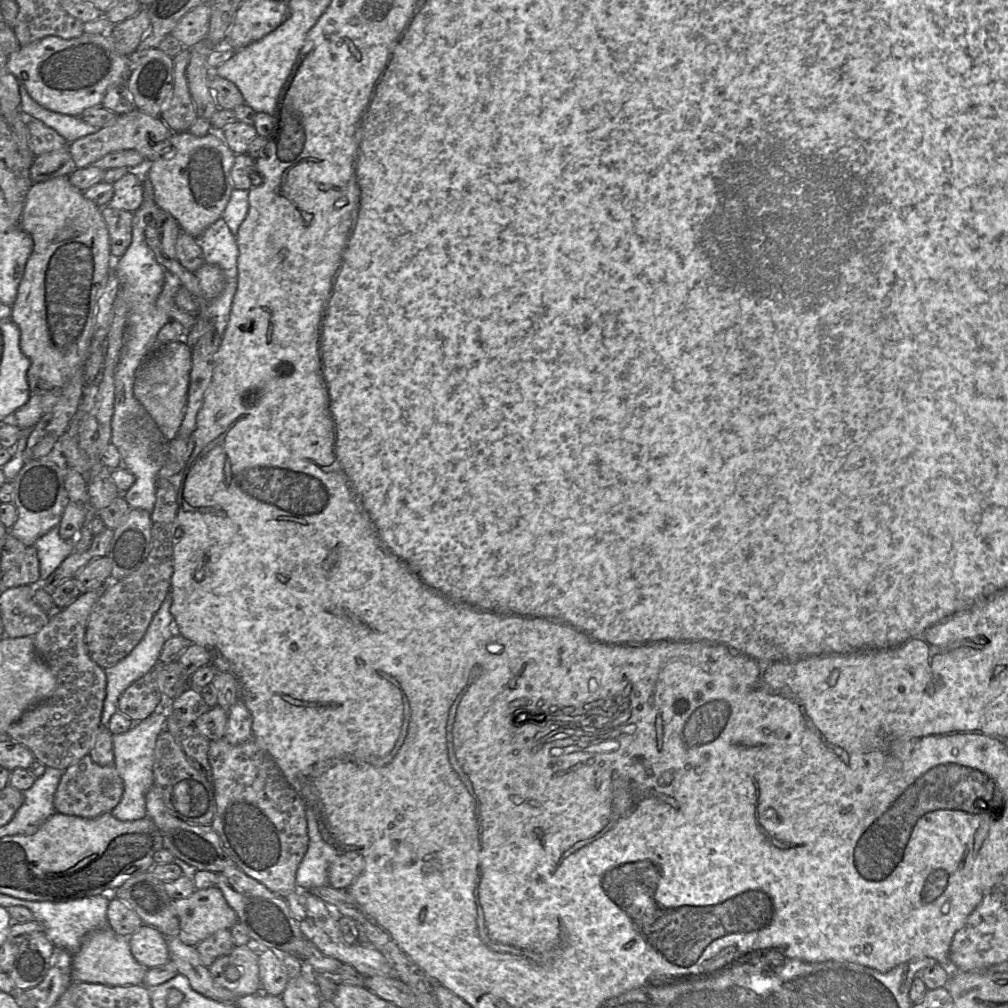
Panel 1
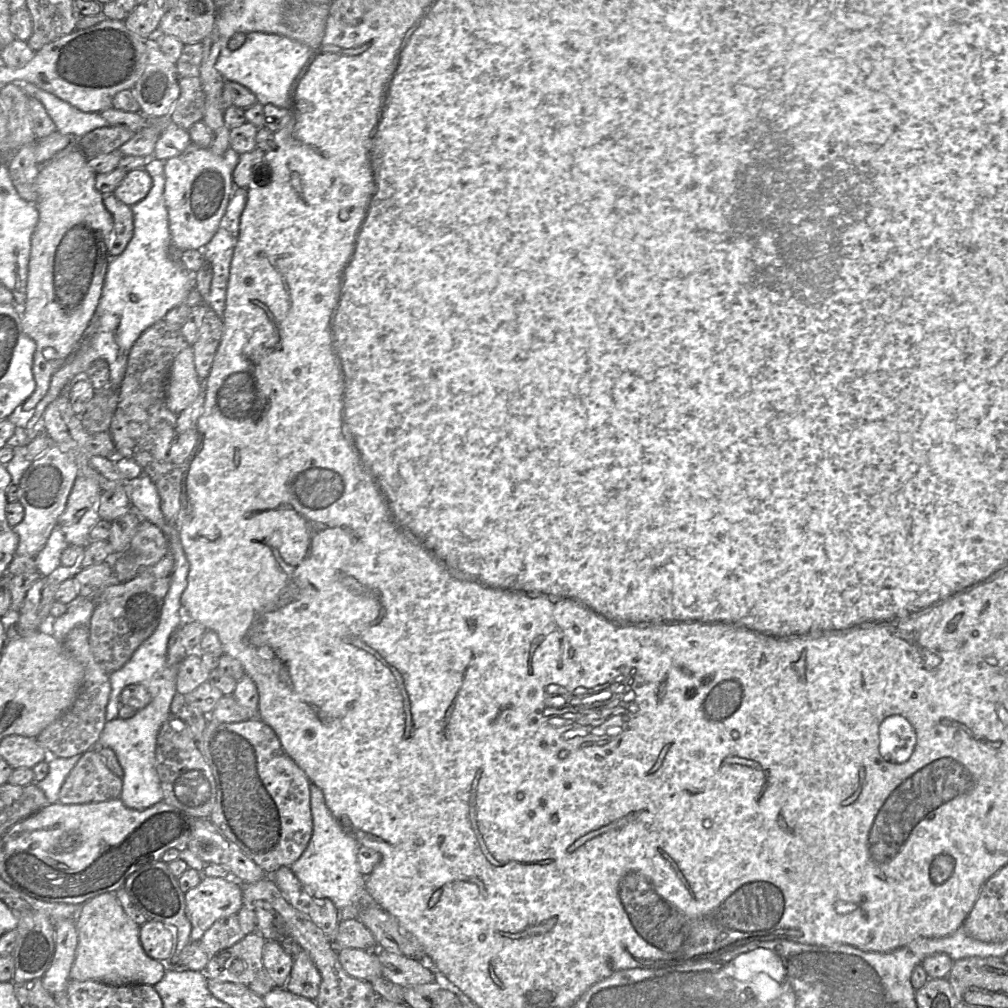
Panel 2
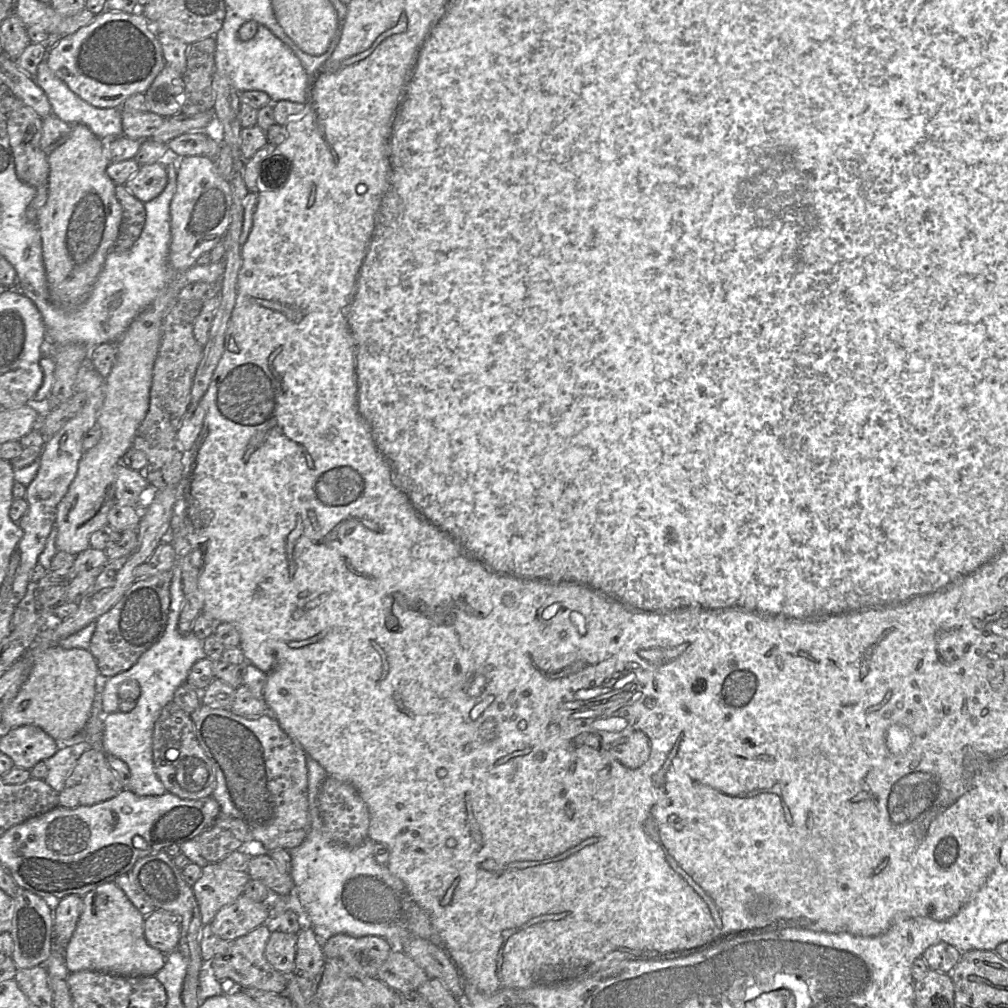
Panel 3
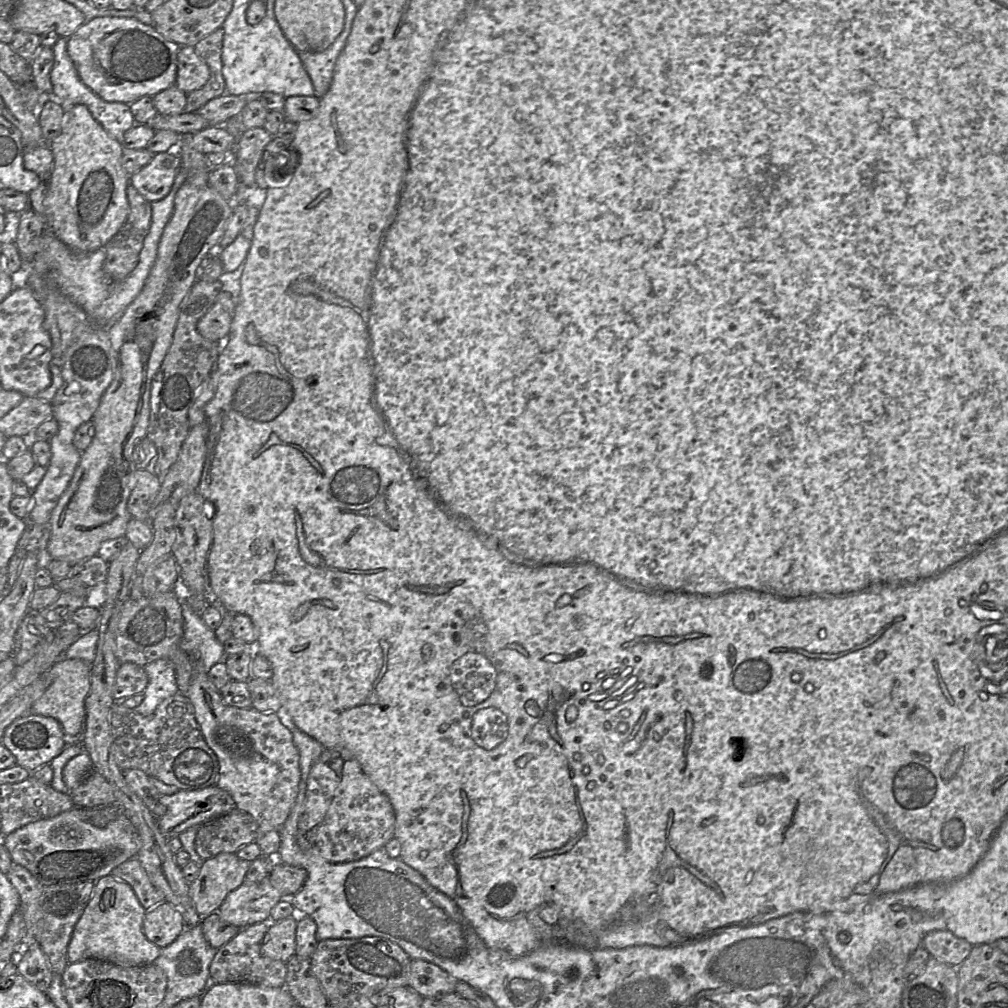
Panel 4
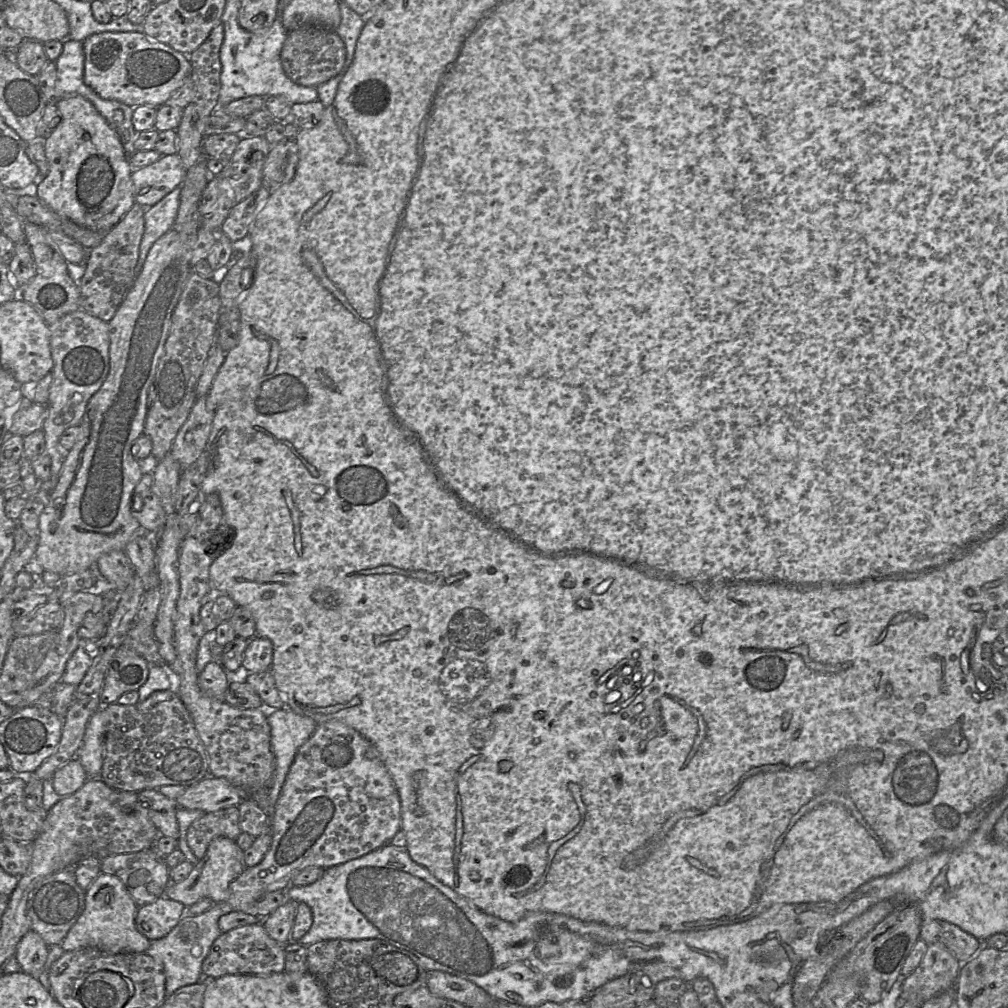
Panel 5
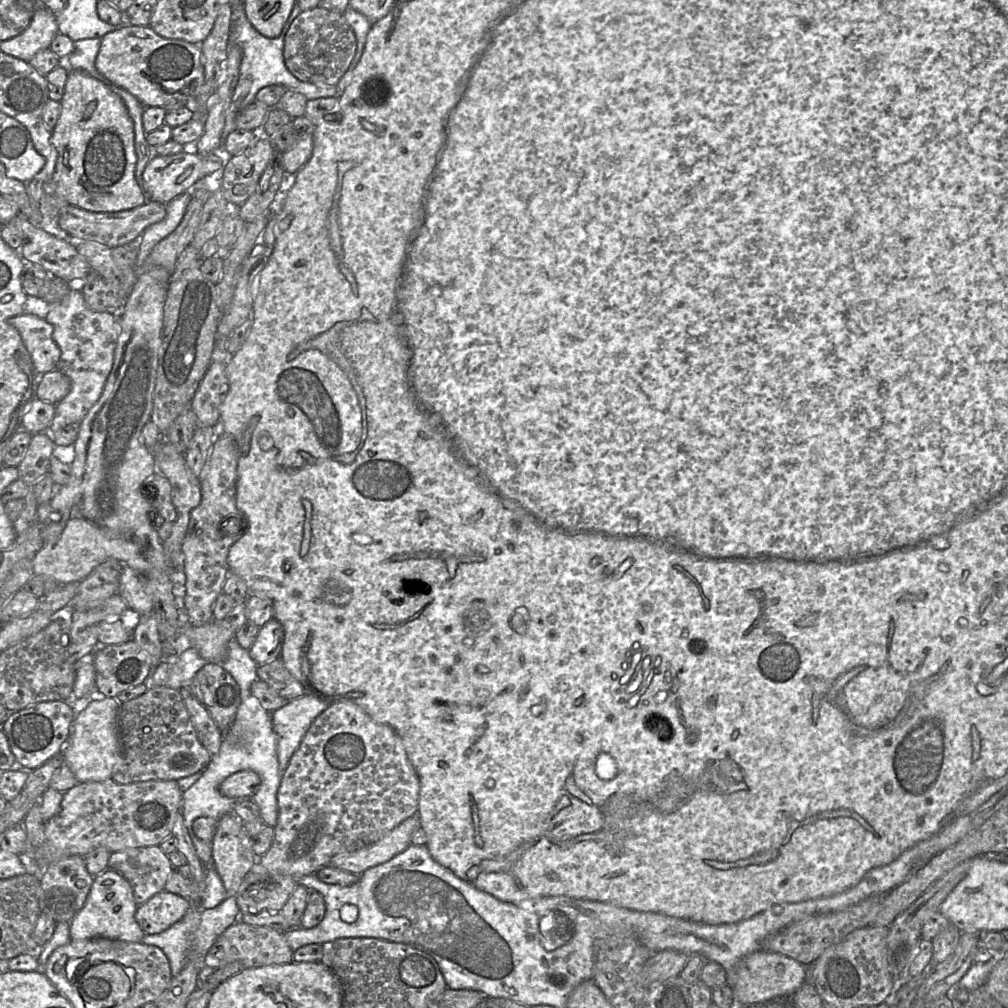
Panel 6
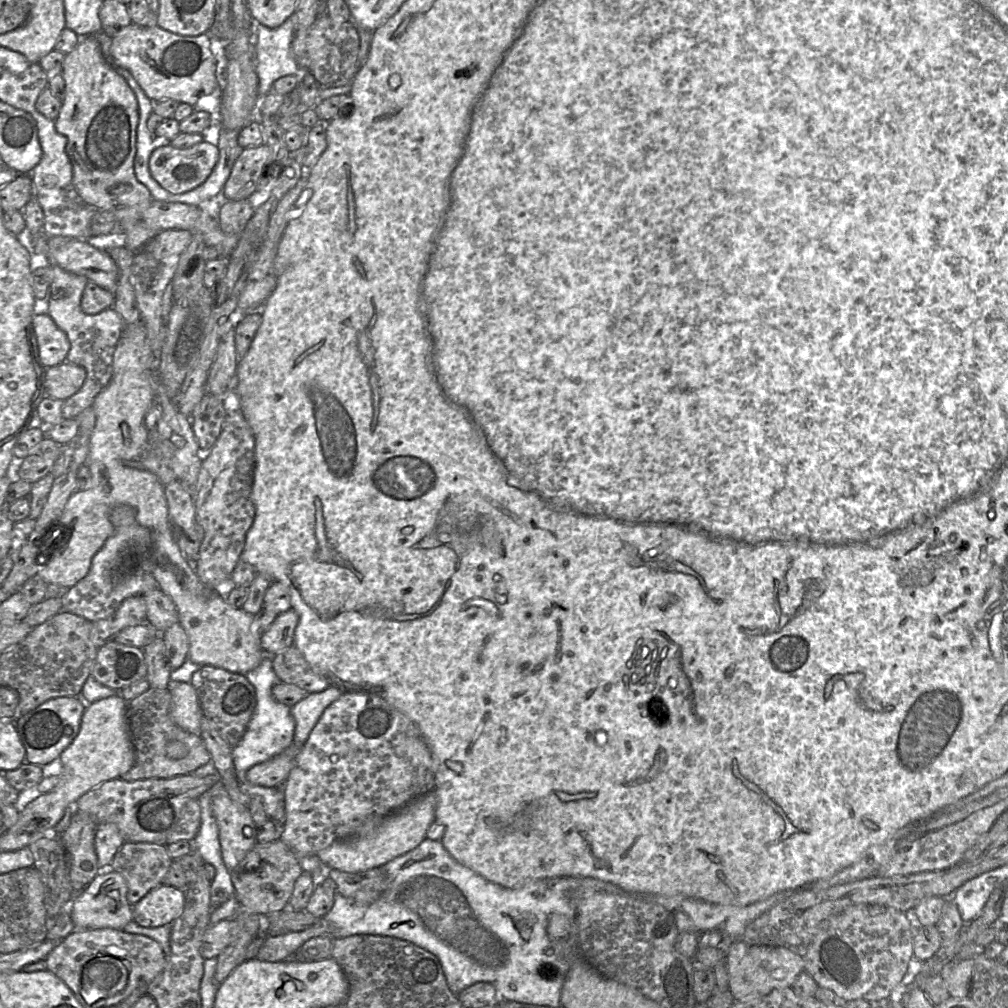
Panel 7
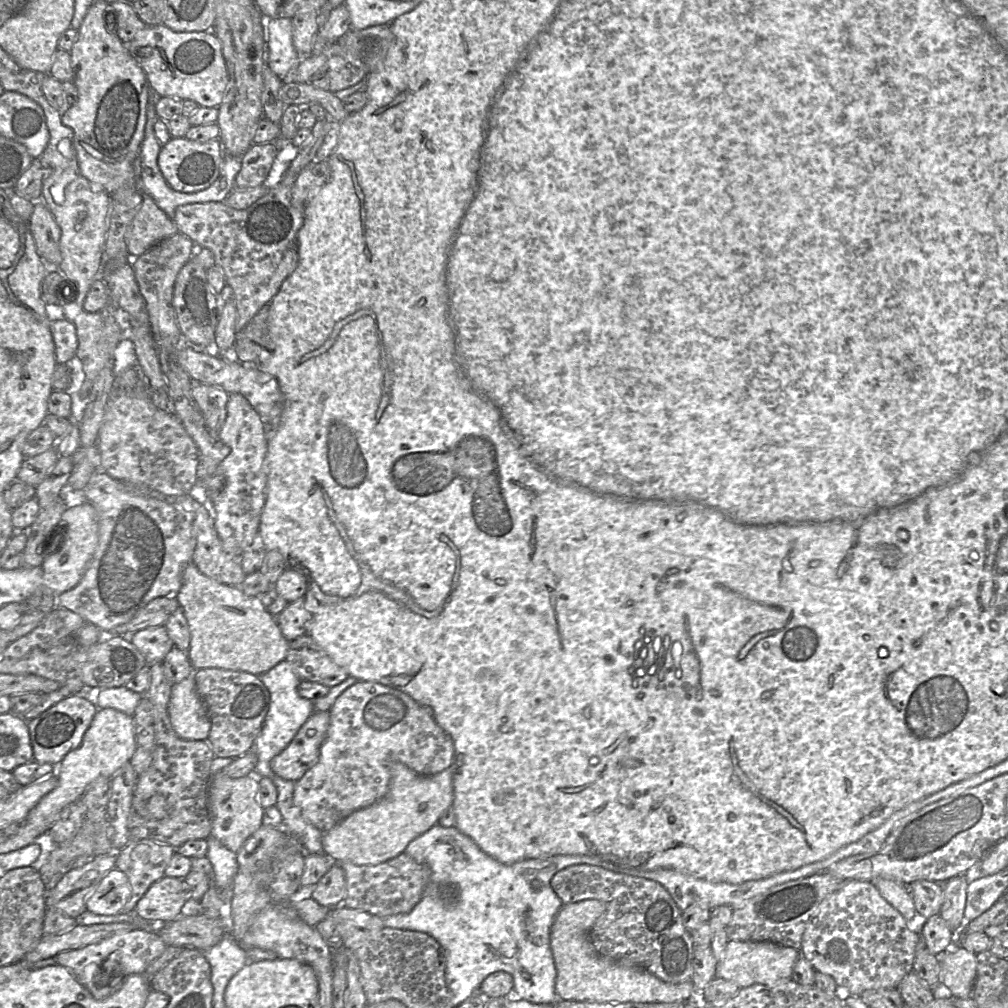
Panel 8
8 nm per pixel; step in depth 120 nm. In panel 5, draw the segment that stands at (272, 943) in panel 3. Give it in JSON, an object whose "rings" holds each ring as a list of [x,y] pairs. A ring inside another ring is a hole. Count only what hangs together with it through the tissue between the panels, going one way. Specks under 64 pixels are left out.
{"rings":[[[288,899],[283,905],[270,913],[263,922],[269,936],[286,947],[291,940],[299,902]]]}

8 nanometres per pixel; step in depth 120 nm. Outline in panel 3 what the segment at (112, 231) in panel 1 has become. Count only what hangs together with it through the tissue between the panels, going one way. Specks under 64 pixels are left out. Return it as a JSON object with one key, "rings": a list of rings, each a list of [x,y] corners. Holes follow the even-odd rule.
{"rings":[[[124,185],[116,186],[115,195],[122,207],[119,234],[110,251],[121,253],[129,250],[140,236],[146,219],[144,203],[132,195]]]}

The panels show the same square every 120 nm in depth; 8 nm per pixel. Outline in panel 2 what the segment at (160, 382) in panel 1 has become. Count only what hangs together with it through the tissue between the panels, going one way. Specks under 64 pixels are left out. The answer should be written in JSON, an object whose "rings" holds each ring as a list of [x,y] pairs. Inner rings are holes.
{"rings":[[[188,346],[175,357],[171,366],[166,387],[166,406],[179,415],[202,392],[203,382],[195,369],[193,349]]]}

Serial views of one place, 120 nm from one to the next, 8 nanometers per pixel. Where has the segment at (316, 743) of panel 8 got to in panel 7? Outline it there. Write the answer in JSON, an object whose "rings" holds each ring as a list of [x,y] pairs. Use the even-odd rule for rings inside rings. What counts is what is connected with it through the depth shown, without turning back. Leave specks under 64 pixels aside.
{"rings":[[[292,741],[279,755],[251,767],[246,772],[247,781],[253,785],[263,787],[283,786],[301,748],[302,747],[293,744]]]}

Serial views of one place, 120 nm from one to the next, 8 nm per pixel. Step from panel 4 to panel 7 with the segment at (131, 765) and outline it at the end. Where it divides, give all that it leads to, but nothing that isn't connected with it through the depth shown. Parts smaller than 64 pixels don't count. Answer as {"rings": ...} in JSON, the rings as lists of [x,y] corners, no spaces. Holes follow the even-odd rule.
{"rings":[[[149,687],[145,692],[127,702],[126,715],[129,731],[135,750],[135,763],[120,778],[125,781],[142,779],[167,779],[192,773],[210,759],[200,736],[178,727],[171,717],[171,694],[169,689]],[[170,742],[182,742],[187,747],[187,755],[181,759],[167,757]]]}

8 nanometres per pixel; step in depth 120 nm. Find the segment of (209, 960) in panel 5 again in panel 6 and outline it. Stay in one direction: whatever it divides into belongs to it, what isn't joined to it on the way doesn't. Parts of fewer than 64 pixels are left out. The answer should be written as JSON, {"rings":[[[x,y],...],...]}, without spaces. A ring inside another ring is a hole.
{"rings":[[[237,920],[215,940],[204,958],[205,964],[217,969],[233,961],[240,961],[244,968],[290,963],[293,961],[293,951],[283,933],[267,926],[257,926]]]}

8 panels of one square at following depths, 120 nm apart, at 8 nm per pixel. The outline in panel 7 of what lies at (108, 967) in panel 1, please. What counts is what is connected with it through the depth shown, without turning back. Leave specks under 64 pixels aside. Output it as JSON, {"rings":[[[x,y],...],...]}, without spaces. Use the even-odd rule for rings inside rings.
{"rings":[[[100,869],[94,879],[83,889],[74,891],[68,907],[75,929],[112,928],[123,930],[132,918],[132,905],[127,900],[127,883],[116,871]]]}

